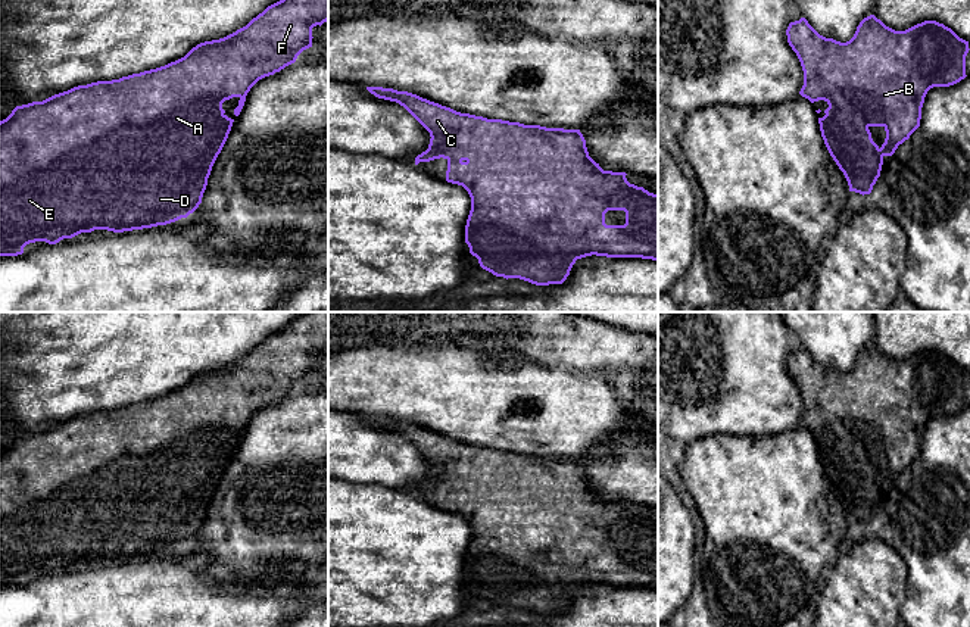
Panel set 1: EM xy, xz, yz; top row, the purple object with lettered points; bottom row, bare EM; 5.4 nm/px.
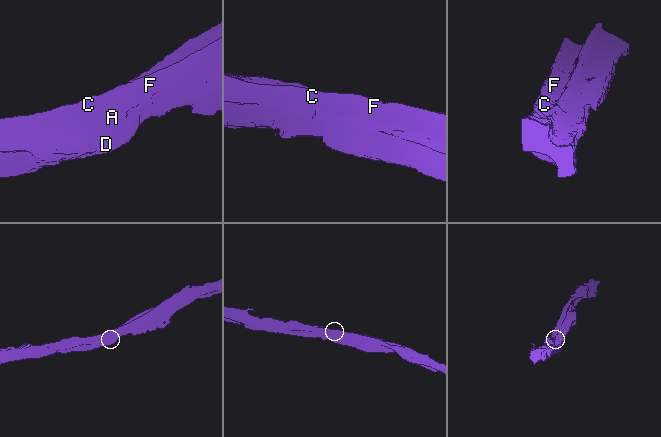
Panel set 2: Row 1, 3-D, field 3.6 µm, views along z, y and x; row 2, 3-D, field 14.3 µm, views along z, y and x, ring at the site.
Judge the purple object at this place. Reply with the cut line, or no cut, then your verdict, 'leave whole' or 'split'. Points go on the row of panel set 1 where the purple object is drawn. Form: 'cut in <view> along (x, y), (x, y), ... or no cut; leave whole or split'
no cut; leave whole

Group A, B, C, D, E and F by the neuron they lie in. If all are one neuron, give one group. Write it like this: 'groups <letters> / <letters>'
groups A B C D E F

